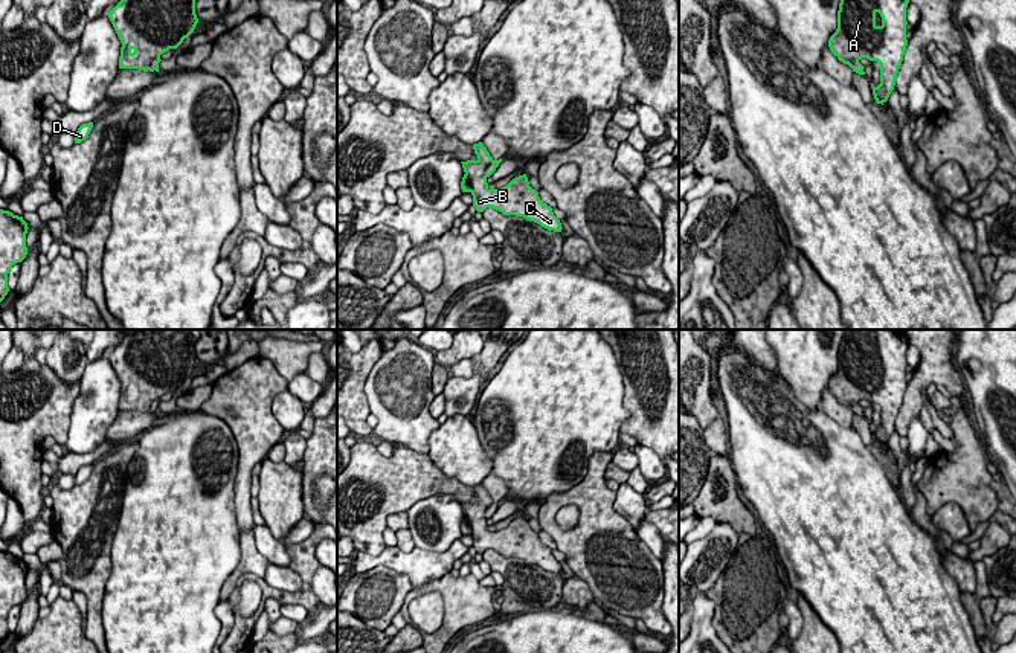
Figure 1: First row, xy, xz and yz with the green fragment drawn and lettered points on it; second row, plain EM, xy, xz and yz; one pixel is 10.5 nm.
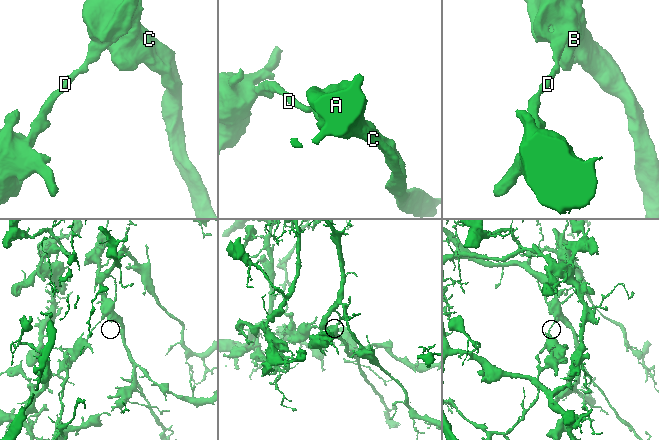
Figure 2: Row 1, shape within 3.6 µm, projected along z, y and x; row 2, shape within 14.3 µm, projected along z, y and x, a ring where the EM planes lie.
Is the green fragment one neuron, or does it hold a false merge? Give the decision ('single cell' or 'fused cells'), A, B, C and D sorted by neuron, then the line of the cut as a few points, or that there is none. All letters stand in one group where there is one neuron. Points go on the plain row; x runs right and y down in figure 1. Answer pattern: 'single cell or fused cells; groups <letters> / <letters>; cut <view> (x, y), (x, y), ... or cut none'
fused cells; groups A B C / D; cut xz (466, 514), (472, 533)

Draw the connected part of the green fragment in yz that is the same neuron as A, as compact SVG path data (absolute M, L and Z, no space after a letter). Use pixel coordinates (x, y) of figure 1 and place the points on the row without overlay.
M844 330L838 371L828 381L831 395L851 410L862 401L880 406L880 426L873 429L877 446L885 446L908 388L903 330Z

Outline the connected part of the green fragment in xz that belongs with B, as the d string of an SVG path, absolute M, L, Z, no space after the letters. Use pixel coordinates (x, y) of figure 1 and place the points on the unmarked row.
M482 484L473 487L476 502L461 503L464 514L471 525L473 548L477 554L493 549L503 557L523 558L542 569L554 574L561 574L561 565L554 557L552 549L543 545L539 534L529 528L526 516L513 520L500 531L490 531L485 519L485 511L502 500L494 502Z

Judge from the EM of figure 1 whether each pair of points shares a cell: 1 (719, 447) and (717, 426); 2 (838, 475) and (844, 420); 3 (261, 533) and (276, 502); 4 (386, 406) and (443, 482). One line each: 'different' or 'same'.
1: same
2: different
3: different
4: different

